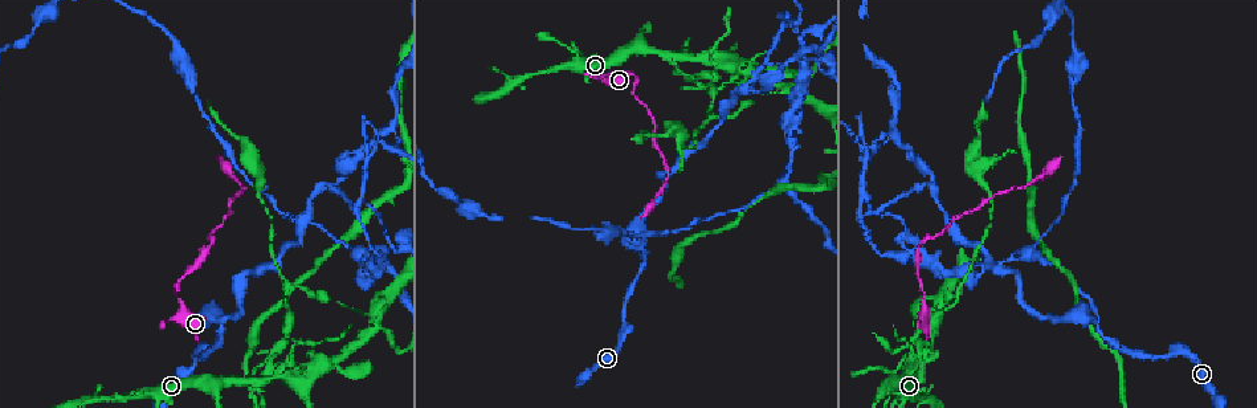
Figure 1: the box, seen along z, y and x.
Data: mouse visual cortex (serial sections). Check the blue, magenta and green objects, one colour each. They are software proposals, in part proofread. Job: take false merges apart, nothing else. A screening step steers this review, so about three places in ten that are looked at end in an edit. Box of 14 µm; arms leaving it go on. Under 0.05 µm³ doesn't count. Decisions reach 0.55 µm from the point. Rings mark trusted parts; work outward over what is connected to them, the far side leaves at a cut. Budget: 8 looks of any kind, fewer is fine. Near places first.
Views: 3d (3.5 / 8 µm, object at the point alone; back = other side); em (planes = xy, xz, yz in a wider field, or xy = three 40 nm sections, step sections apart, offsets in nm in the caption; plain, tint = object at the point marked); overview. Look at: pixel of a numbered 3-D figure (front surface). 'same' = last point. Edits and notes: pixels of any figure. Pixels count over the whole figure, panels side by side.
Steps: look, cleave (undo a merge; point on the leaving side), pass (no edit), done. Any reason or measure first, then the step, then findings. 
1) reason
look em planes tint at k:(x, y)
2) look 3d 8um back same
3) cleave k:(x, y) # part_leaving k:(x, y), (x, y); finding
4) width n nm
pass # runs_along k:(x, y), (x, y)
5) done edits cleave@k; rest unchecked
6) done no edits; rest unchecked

look 3d 3.5um at 1:(922, 240)

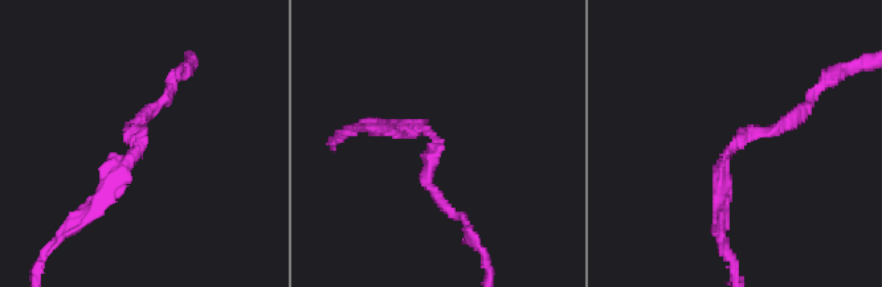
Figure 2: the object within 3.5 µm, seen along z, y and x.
arm_widths 150, 200 nm
look em xy step 3 tint at 2:(140, 148)

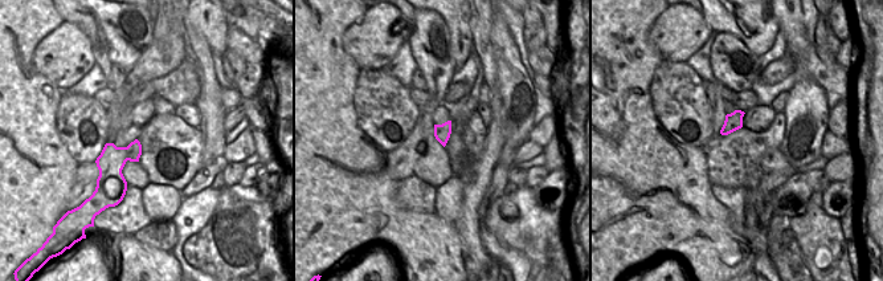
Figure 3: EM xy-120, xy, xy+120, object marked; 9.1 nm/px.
width 150 nm
cleave 2:(432, 165) # border 3:(126, 147), (127, 159); two cells meet here

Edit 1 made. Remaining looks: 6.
a fork
look em xy step 5 tint at 1:(744, 91)

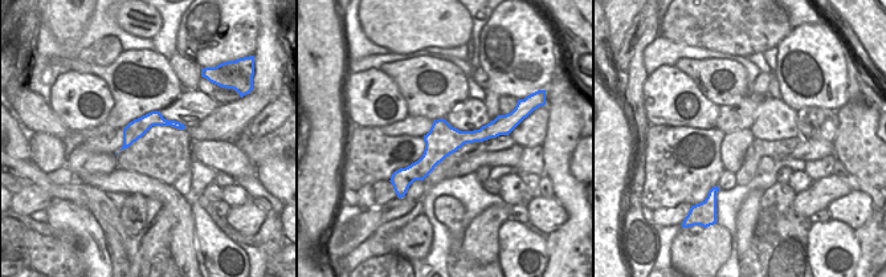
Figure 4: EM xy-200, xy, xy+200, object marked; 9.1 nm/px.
look 3d 3.5um back same

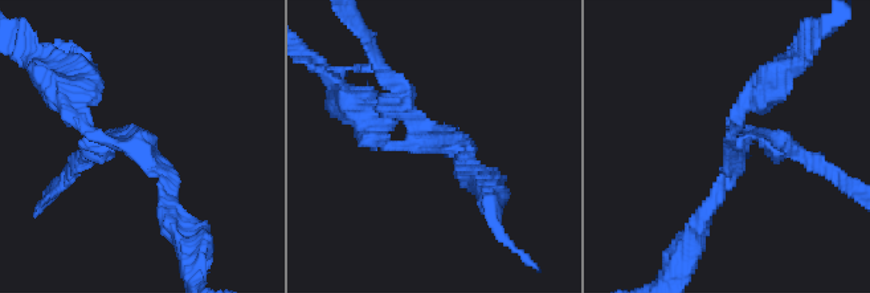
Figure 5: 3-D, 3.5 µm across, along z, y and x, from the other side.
cleave 5:(392, 90) # border 4:(163, 119), (167, 125); a second cell is stuck on

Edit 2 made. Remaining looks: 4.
see it whole again
look overview

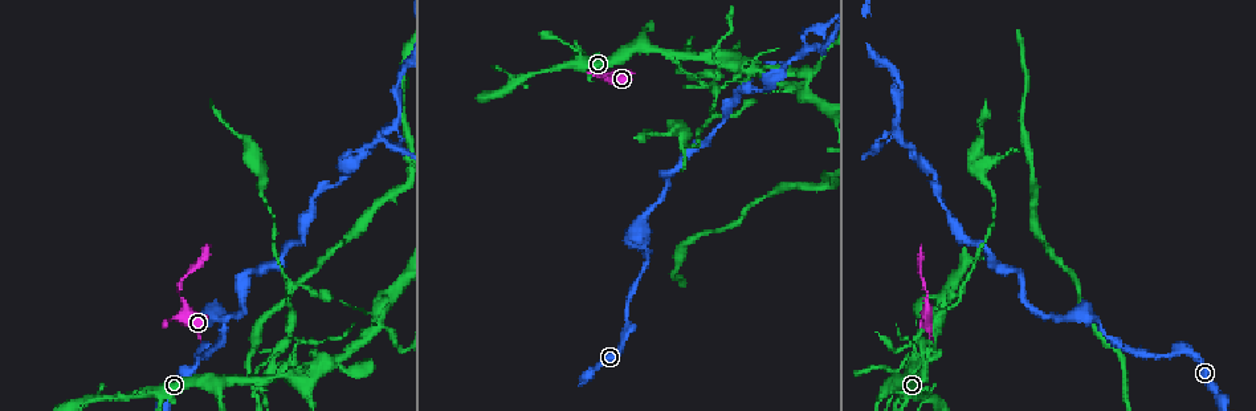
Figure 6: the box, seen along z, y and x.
branch point
look 3d 3.5um back at 6:(215, 380)

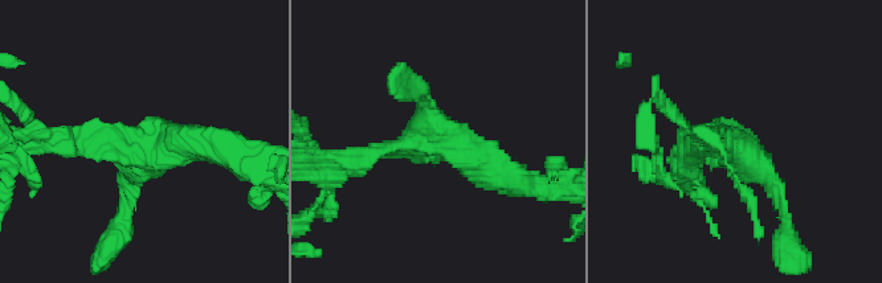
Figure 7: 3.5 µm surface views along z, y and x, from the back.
arms 3; arm_widths 150, 200, 350 nm
look em xy step 1 tint at 7:(735, 147)

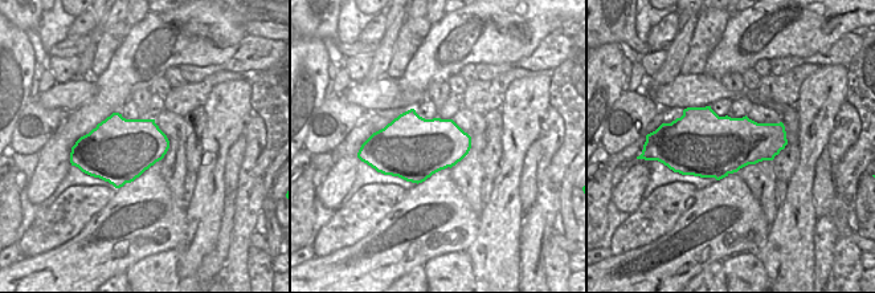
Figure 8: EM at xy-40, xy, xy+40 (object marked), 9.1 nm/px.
pass # runs_along 7:(511, 179), (439, 138), (348, 161); continuous, no second cell

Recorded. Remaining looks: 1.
done edits cleave@2, cleave@5; rest unchecked

